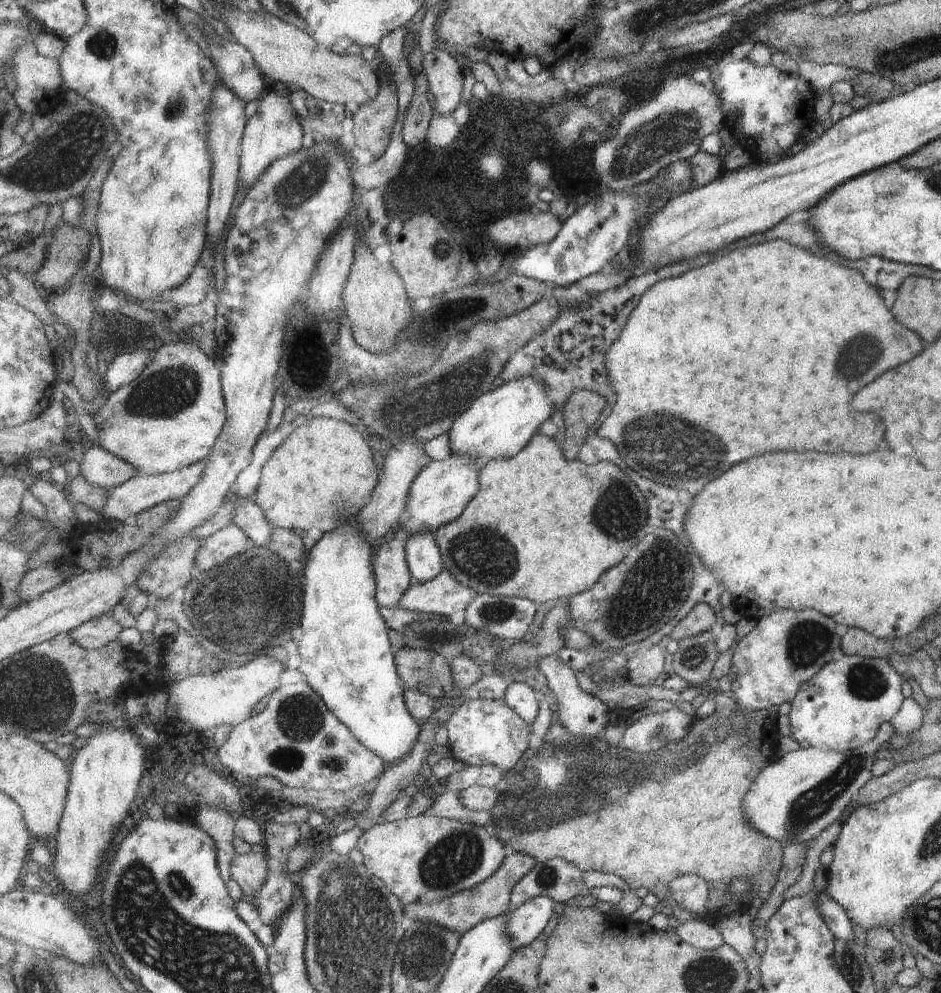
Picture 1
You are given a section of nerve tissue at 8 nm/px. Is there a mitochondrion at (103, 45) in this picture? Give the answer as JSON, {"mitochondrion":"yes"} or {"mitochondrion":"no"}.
{"mitochondrion":"yes"}

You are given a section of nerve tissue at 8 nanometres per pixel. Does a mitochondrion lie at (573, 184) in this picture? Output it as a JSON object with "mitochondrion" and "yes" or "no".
{"mitochondrion":"no"}

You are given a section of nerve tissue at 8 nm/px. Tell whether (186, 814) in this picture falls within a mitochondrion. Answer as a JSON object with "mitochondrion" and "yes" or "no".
{"mitochondrion":"no"}

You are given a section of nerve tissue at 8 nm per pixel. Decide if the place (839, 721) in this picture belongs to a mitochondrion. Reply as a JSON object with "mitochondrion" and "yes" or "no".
{"mitochondrion":"no"}

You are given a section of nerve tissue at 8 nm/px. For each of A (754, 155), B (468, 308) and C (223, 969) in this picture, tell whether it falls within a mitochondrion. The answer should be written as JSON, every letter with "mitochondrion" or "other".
{"A":"other","B":"mitochondrion","C":"mitochondrion"}

